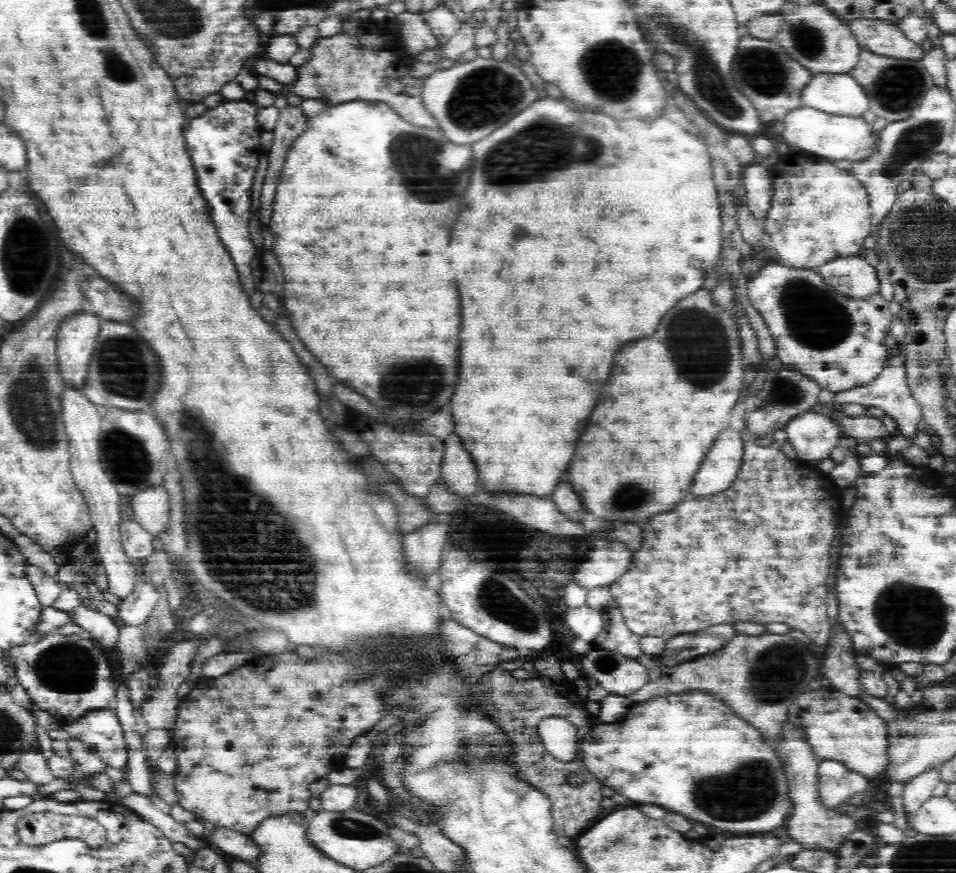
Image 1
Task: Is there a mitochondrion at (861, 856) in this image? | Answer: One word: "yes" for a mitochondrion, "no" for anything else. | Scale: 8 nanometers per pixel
no

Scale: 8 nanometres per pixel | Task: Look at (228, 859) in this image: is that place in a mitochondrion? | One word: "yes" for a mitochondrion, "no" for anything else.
no

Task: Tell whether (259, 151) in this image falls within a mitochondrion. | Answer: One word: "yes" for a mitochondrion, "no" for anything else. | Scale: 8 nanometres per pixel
no

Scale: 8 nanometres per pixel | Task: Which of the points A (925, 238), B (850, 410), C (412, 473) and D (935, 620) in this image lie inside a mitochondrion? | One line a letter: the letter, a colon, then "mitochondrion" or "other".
A: mitochondrion
B: other
C: other
D: mitochondrion

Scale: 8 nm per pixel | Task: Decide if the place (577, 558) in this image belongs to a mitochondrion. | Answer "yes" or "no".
no

